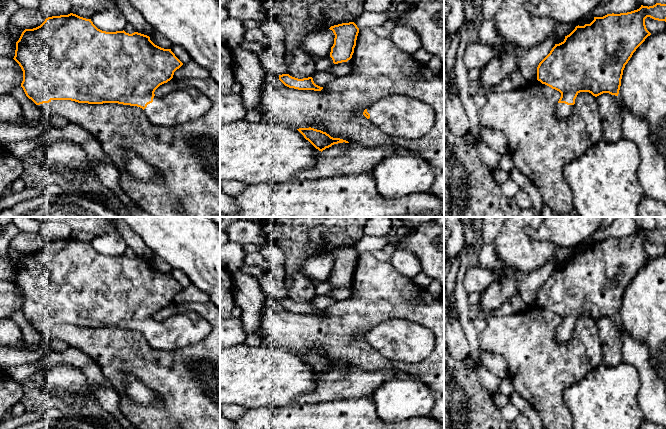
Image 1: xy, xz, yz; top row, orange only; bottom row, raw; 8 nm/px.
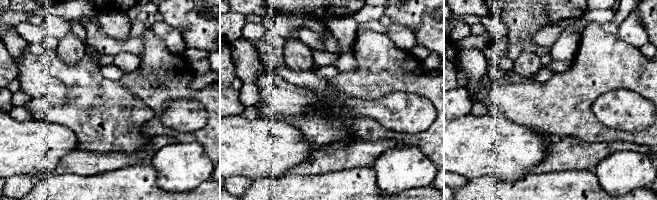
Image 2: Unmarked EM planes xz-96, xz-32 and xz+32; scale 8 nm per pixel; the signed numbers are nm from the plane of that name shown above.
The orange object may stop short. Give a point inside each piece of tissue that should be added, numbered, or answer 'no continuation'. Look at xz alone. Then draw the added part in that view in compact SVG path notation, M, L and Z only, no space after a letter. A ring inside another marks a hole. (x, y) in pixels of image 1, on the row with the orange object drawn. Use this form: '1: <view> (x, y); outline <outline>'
1: xz (402, 116); outline M393 95L367 108L369 120L385 134L415 139L426 135L435 124L432 108L413 97Z

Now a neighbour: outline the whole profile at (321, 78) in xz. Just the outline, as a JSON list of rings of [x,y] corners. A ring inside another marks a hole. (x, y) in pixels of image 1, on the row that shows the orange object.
[[[316,71],[312,78],[316,85],[324,87],[327,83],[333,81],[336,76],[328,71]]]

